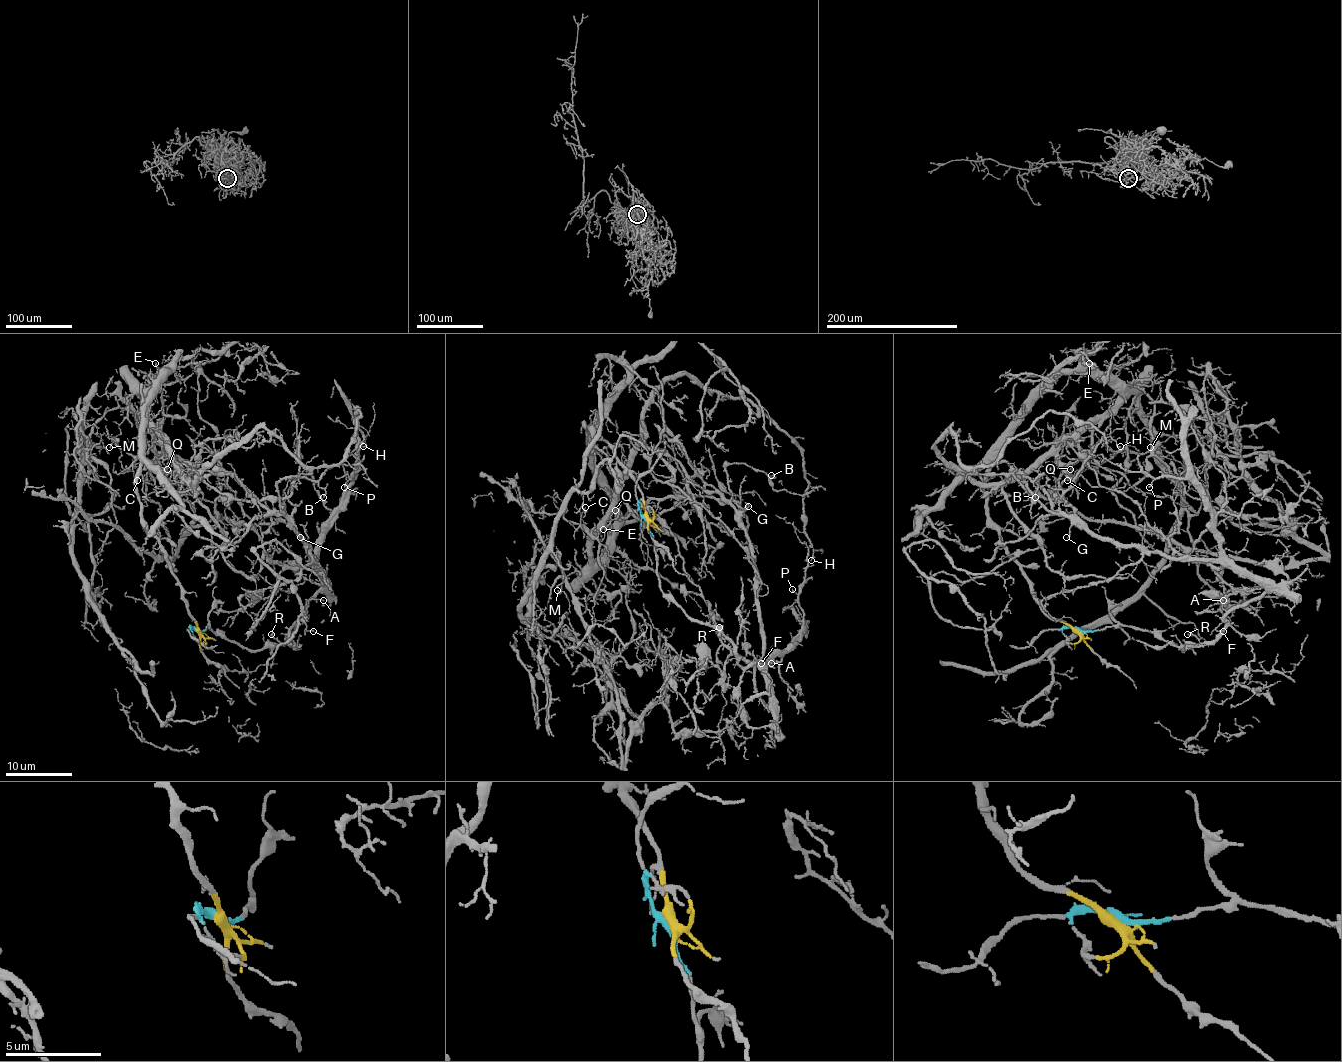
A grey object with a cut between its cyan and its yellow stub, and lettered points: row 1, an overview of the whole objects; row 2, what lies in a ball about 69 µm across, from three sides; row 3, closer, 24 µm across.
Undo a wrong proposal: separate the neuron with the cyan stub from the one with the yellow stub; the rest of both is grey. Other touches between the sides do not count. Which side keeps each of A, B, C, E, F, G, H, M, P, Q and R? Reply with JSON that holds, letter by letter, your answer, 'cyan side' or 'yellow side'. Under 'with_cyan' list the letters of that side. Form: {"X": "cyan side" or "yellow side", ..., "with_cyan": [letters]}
{"A": "cyan side", "B": "cyan side", "C": "yellow side", "E": "yellow side", "F": "cyan side", "G": "cyan side", "H": "yellow side", "M": "yellow side", "P": "cyan side", "Q": "yellow side", "R": "cyan side", "with_cyan": ["A", "B", "F", "G", "P", "R"]}

